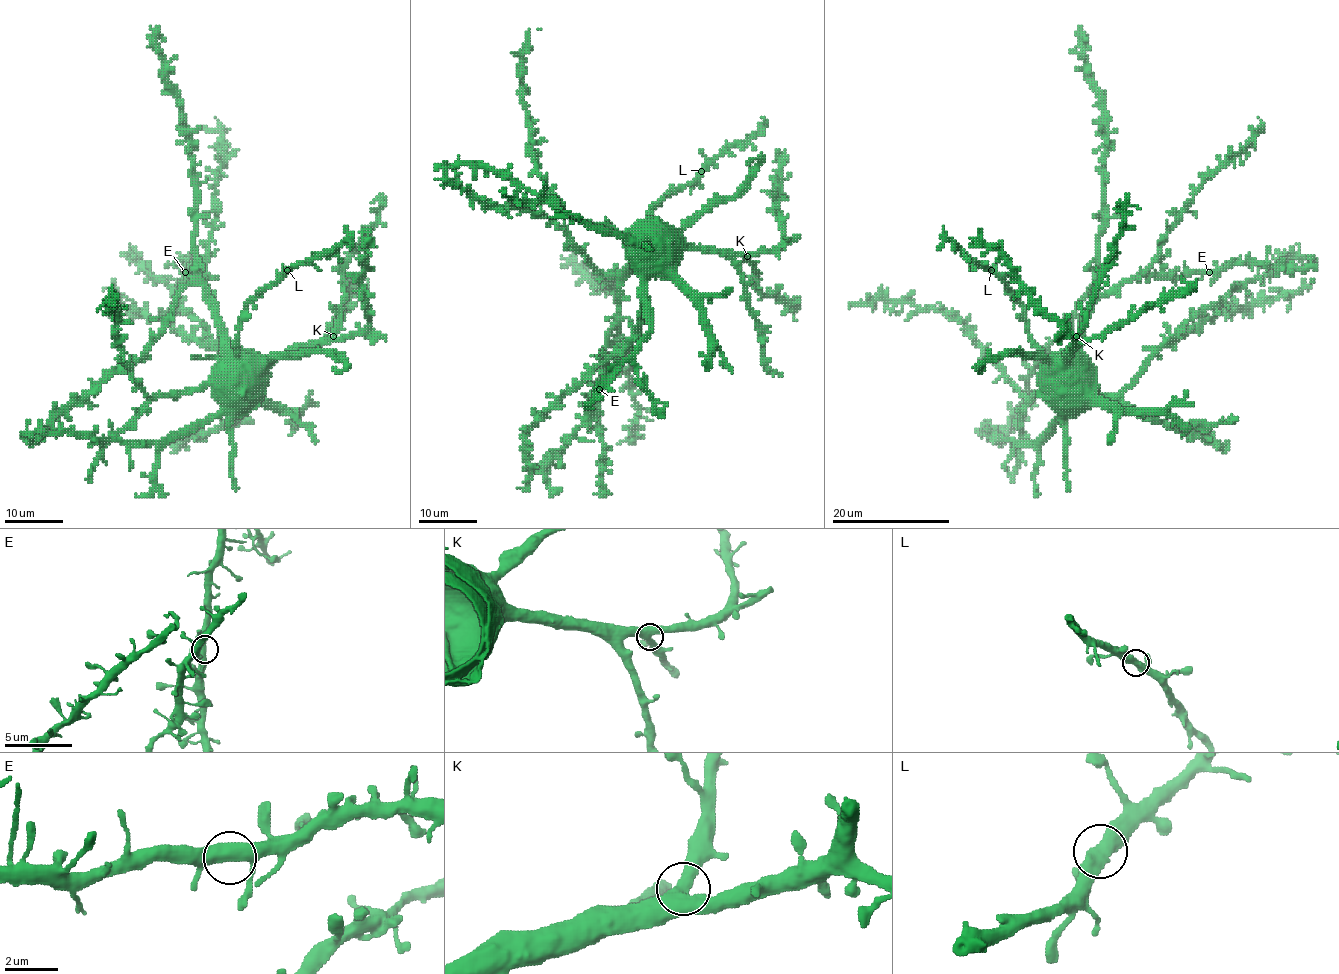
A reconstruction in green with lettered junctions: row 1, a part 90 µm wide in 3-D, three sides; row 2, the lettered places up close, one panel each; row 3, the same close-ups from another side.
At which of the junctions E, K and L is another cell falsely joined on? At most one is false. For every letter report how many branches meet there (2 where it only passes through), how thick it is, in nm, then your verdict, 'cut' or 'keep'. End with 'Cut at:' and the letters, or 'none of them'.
E: 3 | 440 nm | keep
K: 3 | 440 nm | keep
L: 3 | 440 nm | keep
Cut at: none of them

